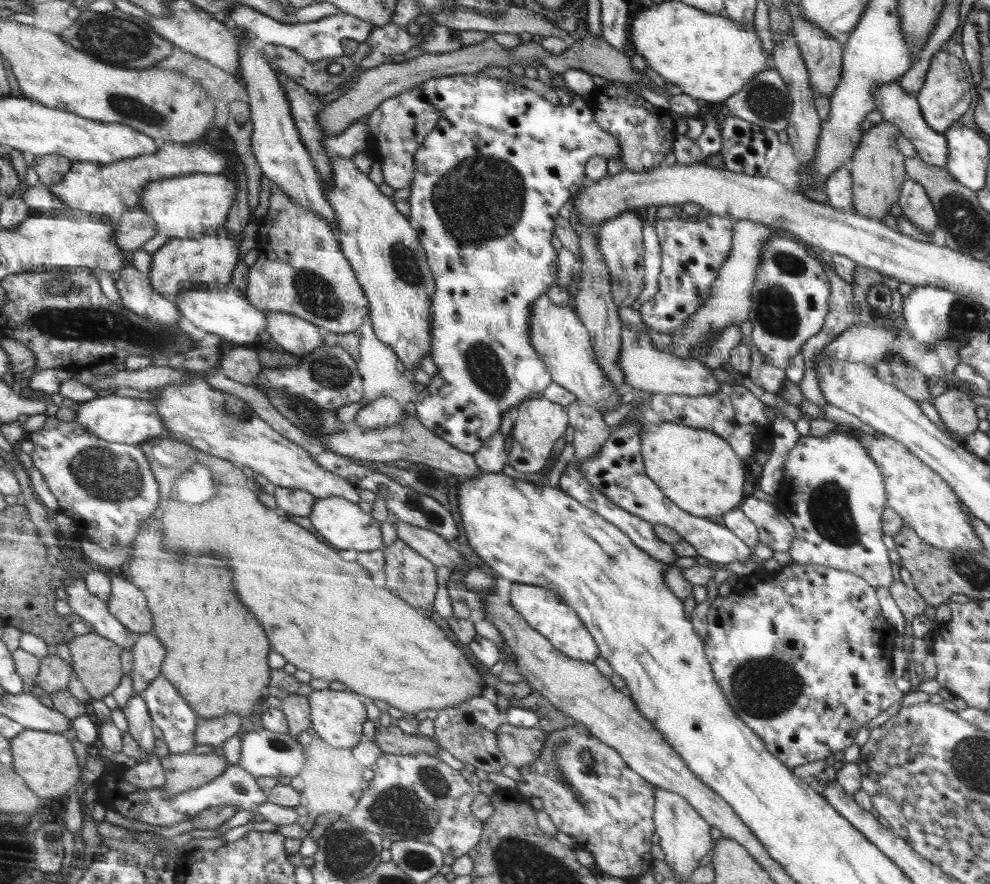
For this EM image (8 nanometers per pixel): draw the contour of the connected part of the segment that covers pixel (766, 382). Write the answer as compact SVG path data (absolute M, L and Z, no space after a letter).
M753 344L751 349L751 365L746 373L747 377L762 387L766 392L778 394L780 386L784 384L784 372L780 367L775 367Z

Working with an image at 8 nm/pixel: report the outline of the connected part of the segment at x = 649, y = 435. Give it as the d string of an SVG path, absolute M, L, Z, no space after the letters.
M662 421L660 424L650 424L644 426L641 432L641 454L644 456L644 465L646 474L682 510L689 511L690 514L698 515L700 518L708 518L715 515L724 515L729 513L734 504L740 506L744 498L744 468L742 462L737 457L736 451L729 443L712 431L704 429L694 429L673 422Z

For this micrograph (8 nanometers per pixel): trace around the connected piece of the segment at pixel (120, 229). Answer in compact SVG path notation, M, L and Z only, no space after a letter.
M140 207L119 217L115 240L124 250L134 252L158 236L157 227L152 215Z

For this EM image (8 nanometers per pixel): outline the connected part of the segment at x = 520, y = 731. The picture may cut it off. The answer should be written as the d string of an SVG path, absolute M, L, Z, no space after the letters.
M501 724L496 731L500 754L508 764L524 768L536 761L545 746L546 732L540 727L524 728Z

